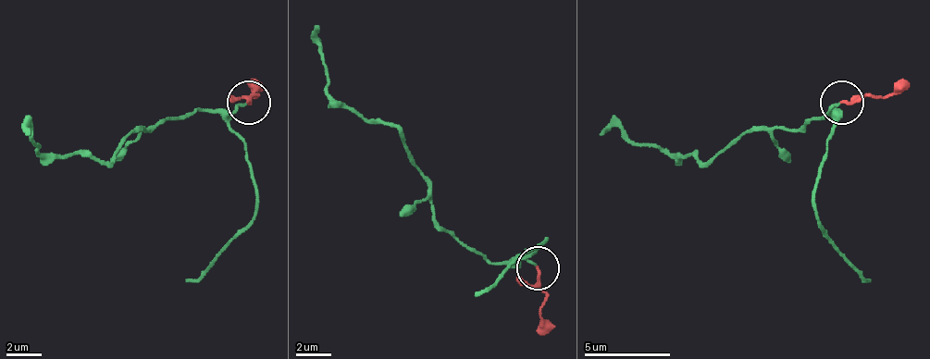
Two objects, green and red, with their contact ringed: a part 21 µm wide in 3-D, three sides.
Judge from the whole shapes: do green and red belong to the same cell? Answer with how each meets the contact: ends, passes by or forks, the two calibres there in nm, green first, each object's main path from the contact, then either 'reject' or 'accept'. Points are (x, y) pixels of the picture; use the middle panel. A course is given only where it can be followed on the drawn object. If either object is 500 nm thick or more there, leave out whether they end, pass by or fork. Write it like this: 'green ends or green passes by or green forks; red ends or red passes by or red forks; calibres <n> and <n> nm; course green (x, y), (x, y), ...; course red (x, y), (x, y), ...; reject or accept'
green ends; red ends; calibres 140 and 180 nm; course green (537, 266), (524, 258), (489, 262), (437, 223), (424, 171), (402, 132), (333, 98), (316, 24); course red (537, 266), (545, 292), (541, 336); accept

